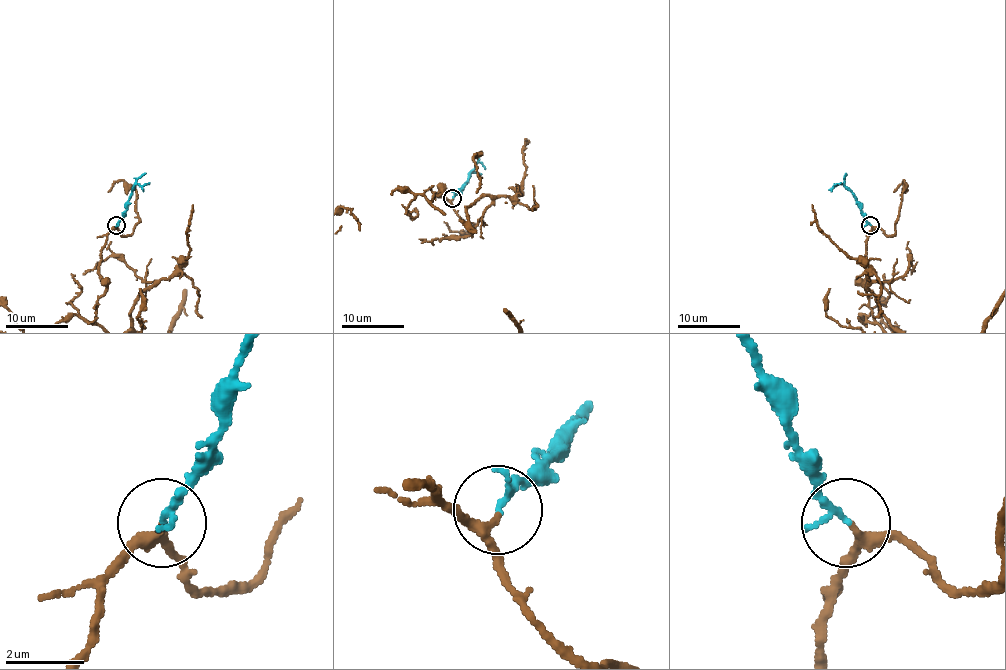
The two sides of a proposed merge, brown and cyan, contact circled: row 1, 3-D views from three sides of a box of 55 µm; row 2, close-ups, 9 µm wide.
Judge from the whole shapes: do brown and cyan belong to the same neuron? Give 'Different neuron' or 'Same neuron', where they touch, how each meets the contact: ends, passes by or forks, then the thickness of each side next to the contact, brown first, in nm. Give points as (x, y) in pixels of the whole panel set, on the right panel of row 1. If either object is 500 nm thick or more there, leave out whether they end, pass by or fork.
Same neuron. Place: (870, 225). At the ring brown passes by. At the ring cyan passes by. Thickness 220 nm (brown) against 130 nm

